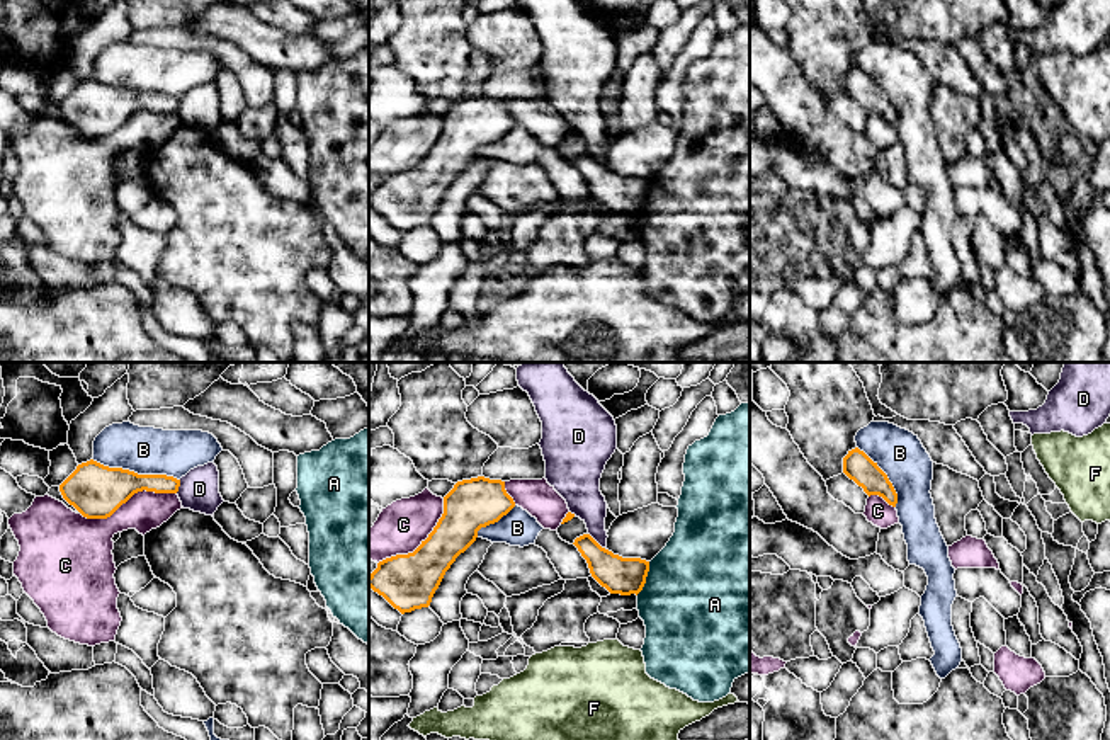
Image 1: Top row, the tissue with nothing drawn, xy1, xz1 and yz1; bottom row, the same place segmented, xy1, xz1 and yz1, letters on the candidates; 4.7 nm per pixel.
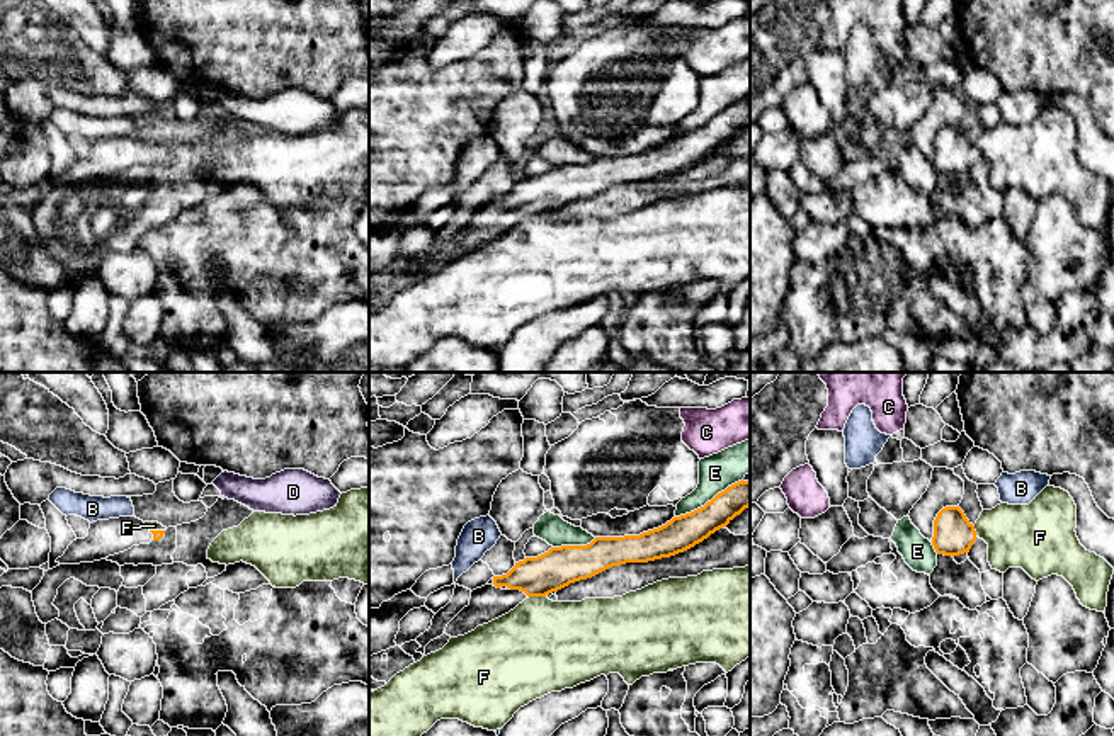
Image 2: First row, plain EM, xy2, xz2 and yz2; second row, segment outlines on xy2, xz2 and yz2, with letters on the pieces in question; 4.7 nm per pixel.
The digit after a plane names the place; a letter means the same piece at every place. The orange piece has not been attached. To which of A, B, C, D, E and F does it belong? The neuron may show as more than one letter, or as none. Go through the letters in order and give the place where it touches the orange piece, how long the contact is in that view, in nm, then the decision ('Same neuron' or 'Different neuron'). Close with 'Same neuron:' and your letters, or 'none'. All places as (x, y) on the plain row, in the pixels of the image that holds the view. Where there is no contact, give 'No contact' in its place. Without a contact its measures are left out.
A: Touches orange at xz1 (645, 198). Shared border 170 nm. Different neuron
B: Touches orange at xy1 (136, 92). Shared border 420 nm. Different neuron
C: Touches orange at xy1 (128, 118). Shared border 460 nm. Different neuron
D: Touches orange at xz1 (595, 160). Shared border 120 nm. Different neuron
E: Touches orange at xz2 (708, 121). Shared border 380 nm. Different neuron
F: Touches orange at xz2 (538, 215). Shared border 80 nm. Different neuron
Same neuron: none

